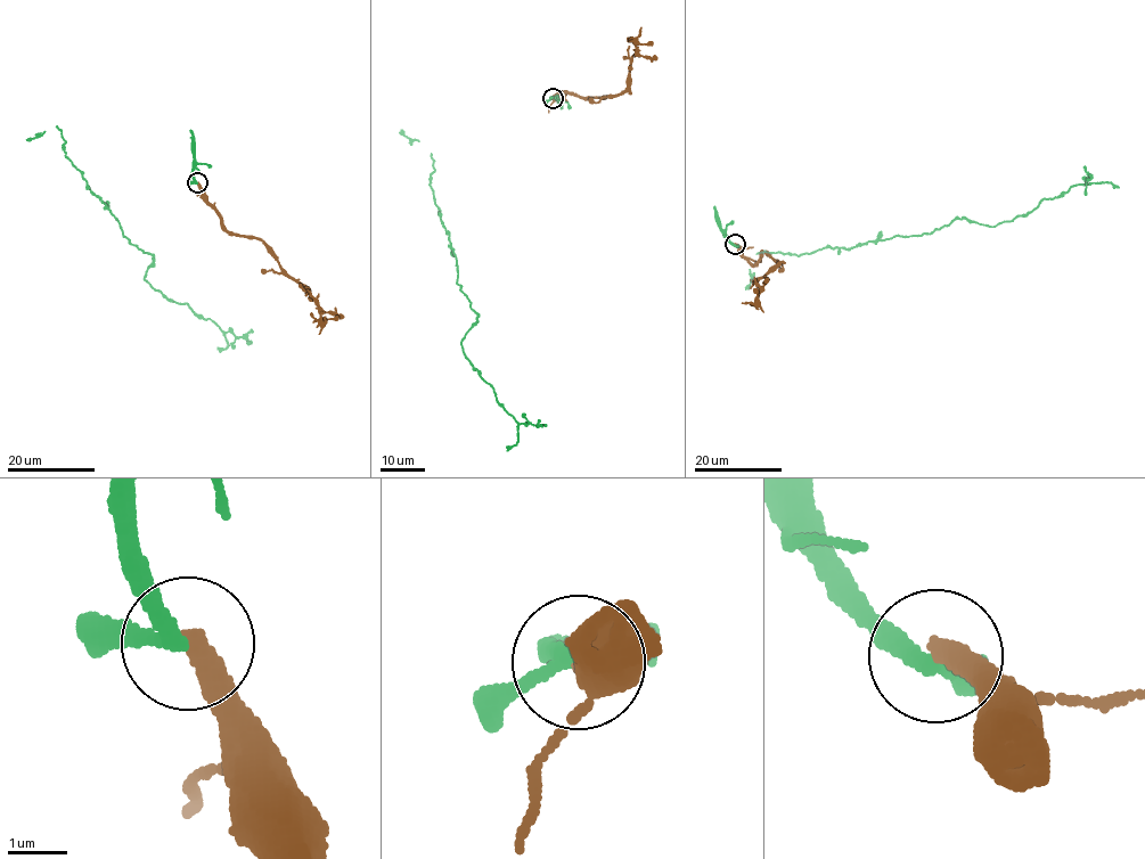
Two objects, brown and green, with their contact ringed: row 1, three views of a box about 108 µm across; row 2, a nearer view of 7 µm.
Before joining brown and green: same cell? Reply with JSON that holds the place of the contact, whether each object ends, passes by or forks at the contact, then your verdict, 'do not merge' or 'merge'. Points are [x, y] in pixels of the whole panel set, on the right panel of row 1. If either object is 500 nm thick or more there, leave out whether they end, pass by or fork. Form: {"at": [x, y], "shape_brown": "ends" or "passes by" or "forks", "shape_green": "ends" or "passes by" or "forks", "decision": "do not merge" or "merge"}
{"at": [735, 244], "shape_brown": "ends", "shape_green": "passes by", "decision": "merge"}

